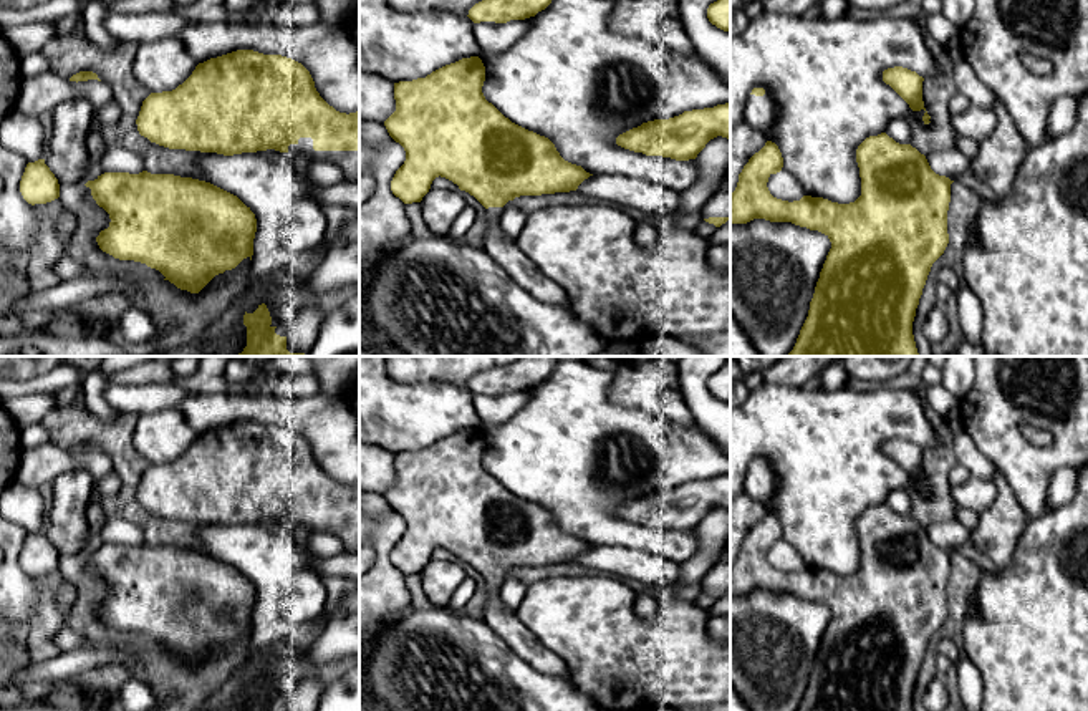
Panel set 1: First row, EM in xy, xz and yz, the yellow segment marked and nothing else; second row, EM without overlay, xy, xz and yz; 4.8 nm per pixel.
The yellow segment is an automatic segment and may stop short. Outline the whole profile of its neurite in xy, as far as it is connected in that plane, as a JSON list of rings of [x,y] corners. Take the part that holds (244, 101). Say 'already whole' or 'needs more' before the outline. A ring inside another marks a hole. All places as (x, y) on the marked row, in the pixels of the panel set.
needs more; [[[237,50],[199,63],[176,89],[151,93],[142,101],[136,124],[141,136],[169,149],[224,156],[275,149],[303,154],[311,161],[331,161],[341,167],[344,181],[359,182],[359,111],[349,114],[336,111],[320,96],[310,71],[301,63],[282,55]]]

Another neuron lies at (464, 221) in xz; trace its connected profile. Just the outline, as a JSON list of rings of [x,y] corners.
[[[467,206],[454,220],[447,235],[454,240],[465,237],[477,219],[477,212],[472,206]]]

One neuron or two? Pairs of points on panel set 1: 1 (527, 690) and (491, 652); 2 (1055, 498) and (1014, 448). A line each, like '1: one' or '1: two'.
1: one
2: two

